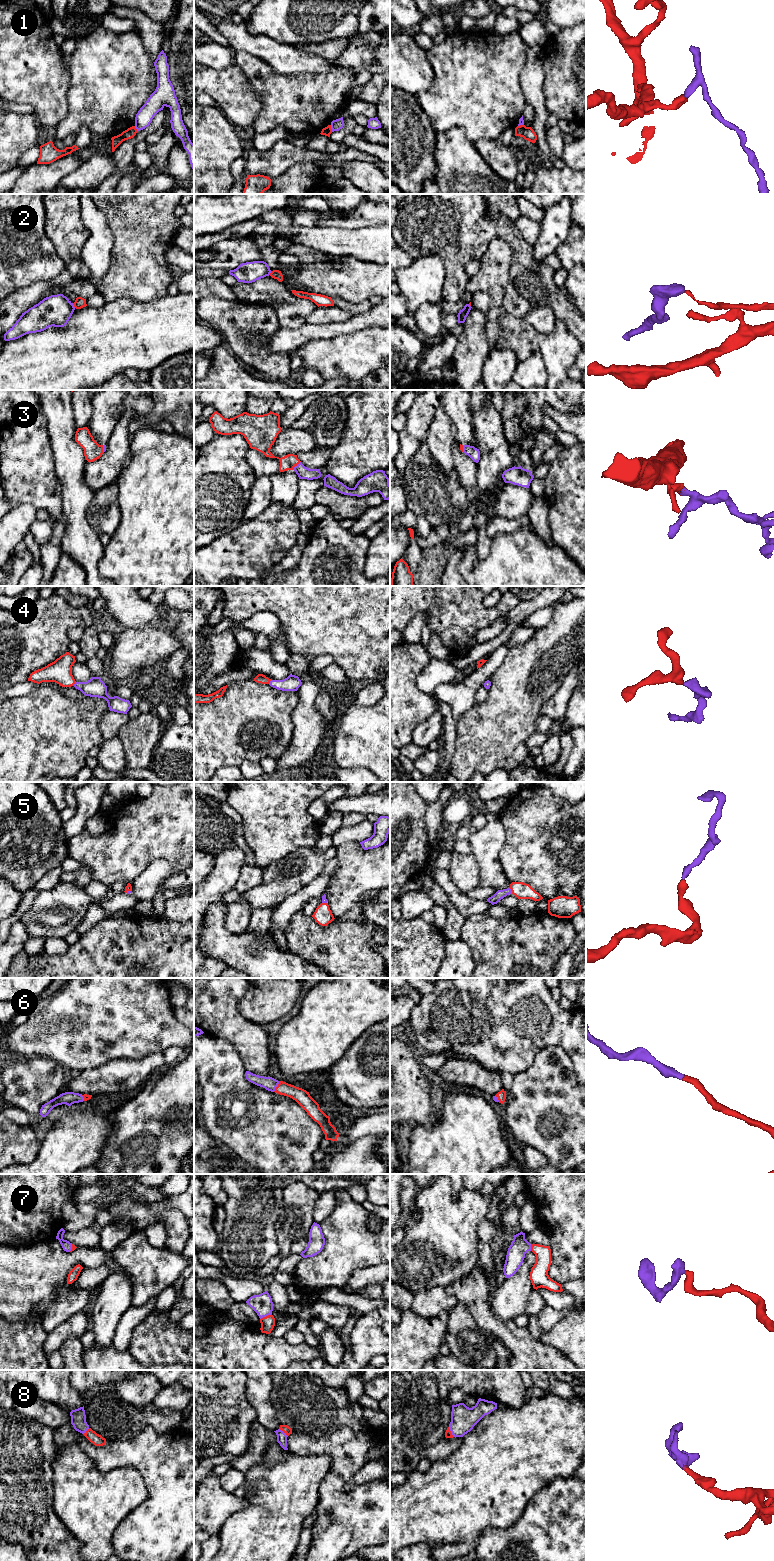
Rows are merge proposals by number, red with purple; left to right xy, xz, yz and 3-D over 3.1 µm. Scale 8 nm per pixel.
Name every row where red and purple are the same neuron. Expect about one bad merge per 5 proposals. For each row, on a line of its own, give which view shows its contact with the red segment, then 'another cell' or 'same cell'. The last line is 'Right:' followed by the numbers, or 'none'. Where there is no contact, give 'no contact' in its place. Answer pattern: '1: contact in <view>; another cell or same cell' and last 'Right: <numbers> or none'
1: contact in xz; another cell
2: contact in xy; another cell
3: contact in xz; same cell
4: contact in xy; same cell
5: contact in yz; same cell
6: contact in xz; same cell
7: contact in xz; same cell
8: contact in xz; same cell
Right: 3, 4, 5, 6, 7, 8

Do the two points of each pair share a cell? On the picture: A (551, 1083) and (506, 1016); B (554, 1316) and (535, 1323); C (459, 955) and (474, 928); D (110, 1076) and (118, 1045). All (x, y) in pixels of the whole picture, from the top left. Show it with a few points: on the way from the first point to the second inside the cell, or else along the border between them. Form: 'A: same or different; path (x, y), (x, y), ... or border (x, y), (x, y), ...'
A: different; border (555, 1045), (542, 1048), (533, 1062), (517, 1073)
B: same; path (549, 1317), (540, 1322)
C: different; border (460, 939), (470, 948), (475, 964)
D: different; border (138, 1059), (111, 1059), (92, 1068)

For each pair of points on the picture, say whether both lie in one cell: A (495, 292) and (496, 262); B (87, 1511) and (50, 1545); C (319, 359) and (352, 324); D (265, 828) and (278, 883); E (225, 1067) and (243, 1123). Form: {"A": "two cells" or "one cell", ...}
{"A": "one cell", "B": "two cells", "C": "two cells", "D": "two cells", "E": "one cell"}

